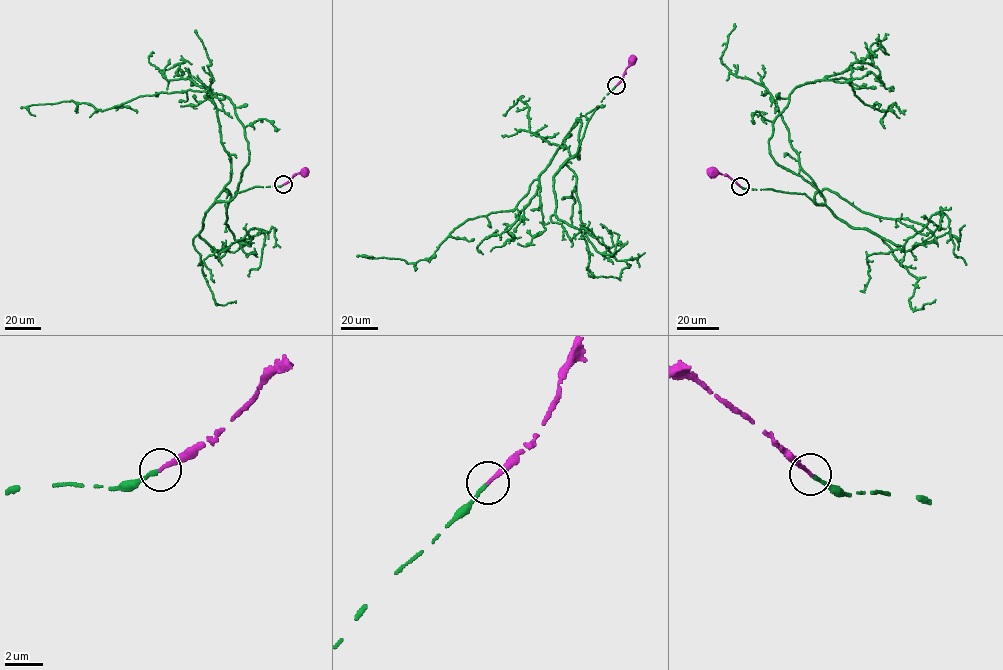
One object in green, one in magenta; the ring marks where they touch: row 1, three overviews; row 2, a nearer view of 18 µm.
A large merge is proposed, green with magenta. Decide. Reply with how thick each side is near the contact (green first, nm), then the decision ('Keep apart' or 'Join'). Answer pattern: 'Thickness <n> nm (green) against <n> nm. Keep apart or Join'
Thickness 200 nm (green) against 190 nm. Join

